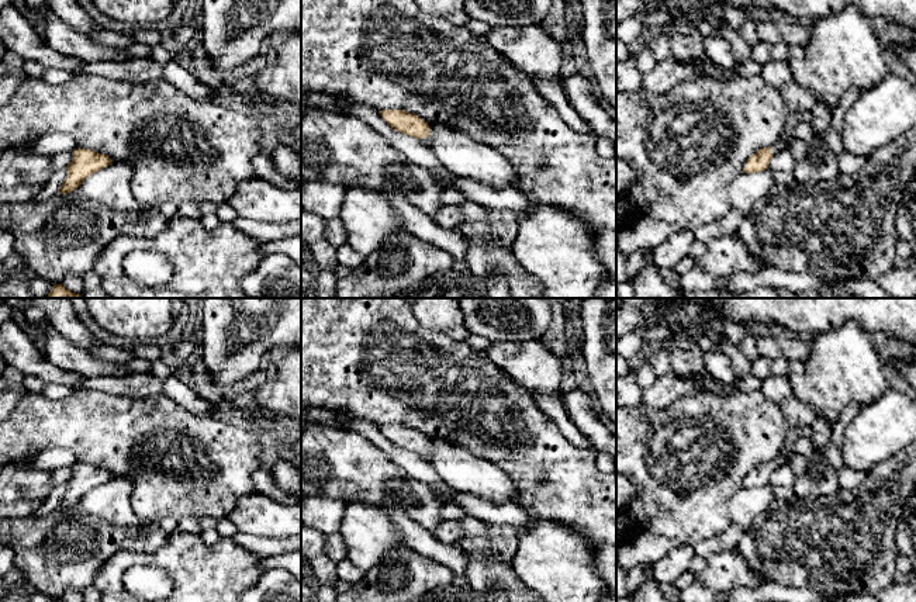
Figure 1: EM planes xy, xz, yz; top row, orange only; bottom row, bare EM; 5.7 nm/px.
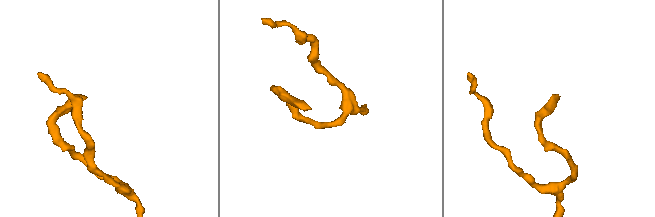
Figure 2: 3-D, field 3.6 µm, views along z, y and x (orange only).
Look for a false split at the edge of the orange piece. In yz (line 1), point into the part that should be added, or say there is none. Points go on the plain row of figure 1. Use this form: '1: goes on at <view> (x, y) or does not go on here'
1: goes on at yz (780, 460)

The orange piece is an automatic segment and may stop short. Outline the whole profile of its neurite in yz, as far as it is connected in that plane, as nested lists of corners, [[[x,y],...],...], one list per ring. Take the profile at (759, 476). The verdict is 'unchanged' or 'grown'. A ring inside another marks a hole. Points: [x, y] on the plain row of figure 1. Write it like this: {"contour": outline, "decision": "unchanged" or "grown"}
{"contour": [[[780,454],[775,460],[763,463],[753,468],[744,478],[744,488],[756,488],[768,484],[770,474],[774,468],[788,464],[789,456]]], "decision": "grown"}

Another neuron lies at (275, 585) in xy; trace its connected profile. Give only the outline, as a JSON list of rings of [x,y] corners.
[[[272,568],[243,594],[242,602],[301,602],[301,581],[287,570]]]

